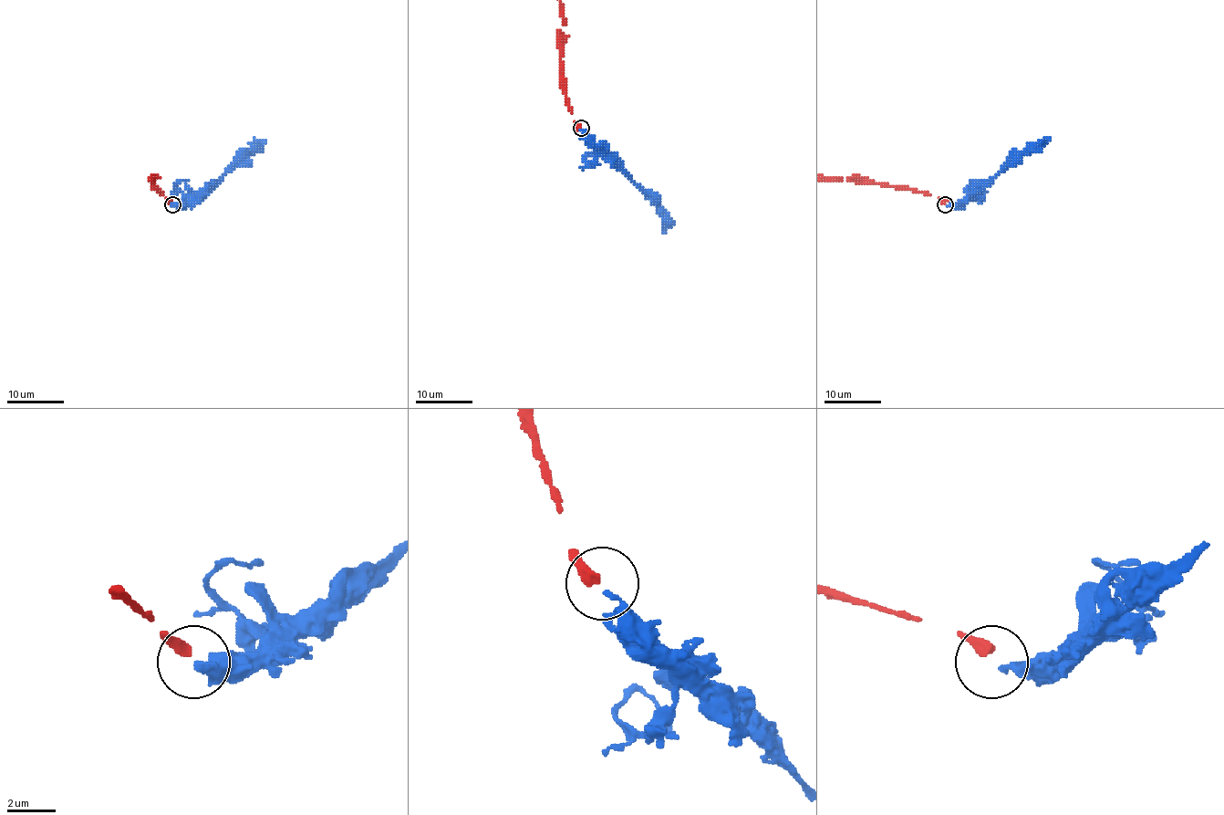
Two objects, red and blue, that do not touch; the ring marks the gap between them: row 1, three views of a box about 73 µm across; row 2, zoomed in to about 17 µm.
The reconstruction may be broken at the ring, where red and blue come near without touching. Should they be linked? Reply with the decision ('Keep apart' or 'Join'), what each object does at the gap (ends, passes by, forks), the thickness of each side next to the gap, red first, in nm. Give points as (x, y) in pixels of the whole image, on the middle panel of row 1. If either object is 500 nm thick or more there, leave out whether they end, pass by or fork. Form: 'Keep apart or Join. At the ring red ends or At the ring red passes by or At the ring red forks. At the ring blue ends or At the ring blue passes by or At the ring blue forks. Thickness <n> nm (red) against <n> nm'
Join. At the ring red ends. At the ring blue ends. Thickness 440 nm (red) against 200 nm

